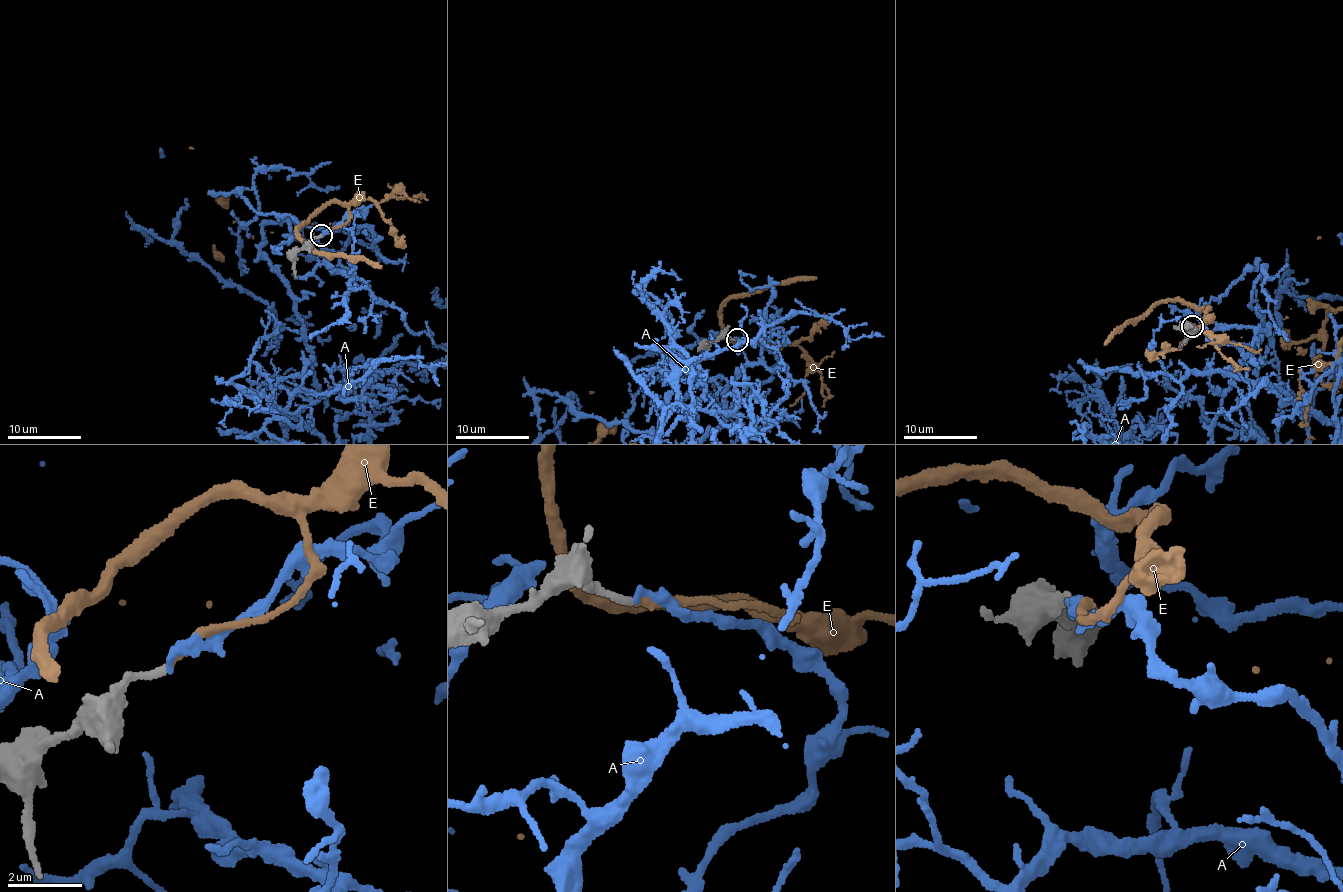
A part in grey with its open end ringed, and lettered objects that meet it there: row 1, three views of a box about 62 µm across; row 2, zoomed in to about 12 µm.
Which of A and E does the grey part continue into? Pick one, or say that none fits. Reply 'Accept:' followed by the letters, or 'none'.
Accept: E

